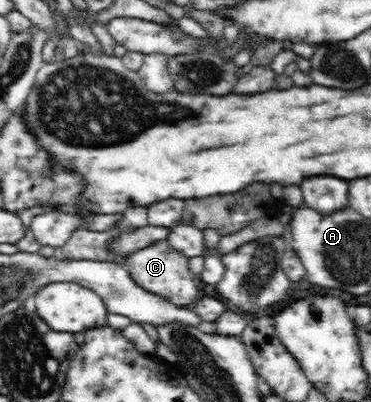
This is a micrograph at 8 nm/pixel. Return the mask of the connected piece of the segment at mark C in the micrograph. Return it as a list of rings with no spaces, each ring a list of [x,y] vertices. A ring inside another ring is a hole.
[[[159,240],[143,249],[135,250],[127,257],[126,266],[131,278],[150,293],[158,294],[173,305],[191,307],[202,296],[198,276],[189,269],[189,260],[180,251],[173,249],[168,240]]]

